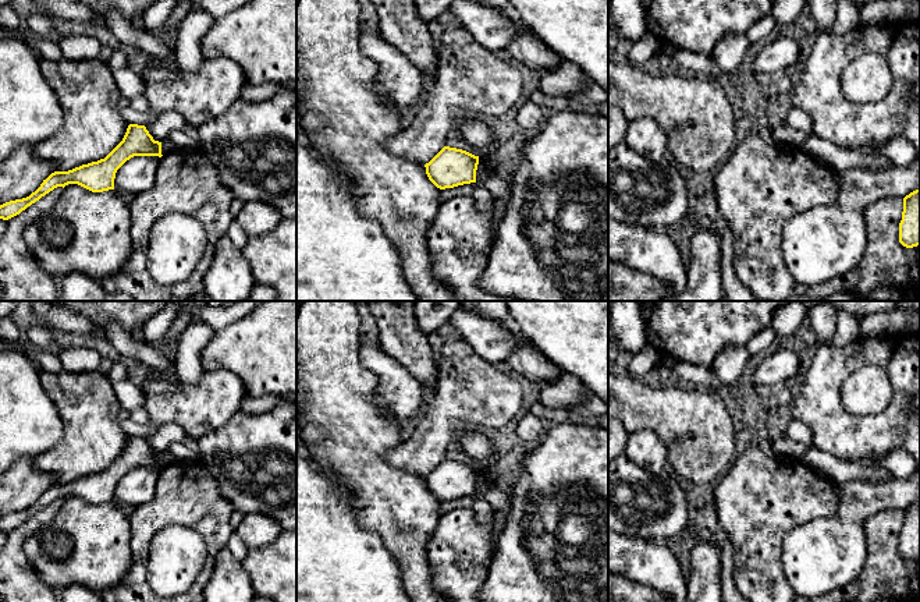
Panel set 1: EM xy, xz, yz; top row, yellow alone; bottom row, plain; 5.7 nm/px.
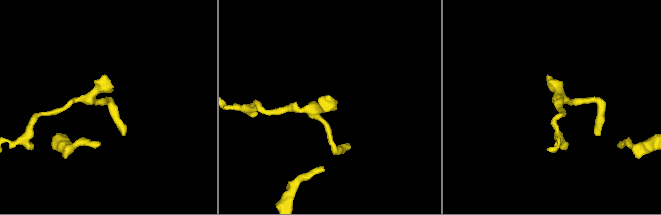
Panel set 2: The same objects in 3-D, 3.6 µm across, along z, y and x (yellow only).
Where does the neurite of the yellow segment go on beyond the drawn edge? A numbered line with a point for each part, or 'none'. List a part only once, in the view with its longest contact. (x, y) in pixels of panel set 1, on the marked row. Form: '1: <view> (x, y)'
none

